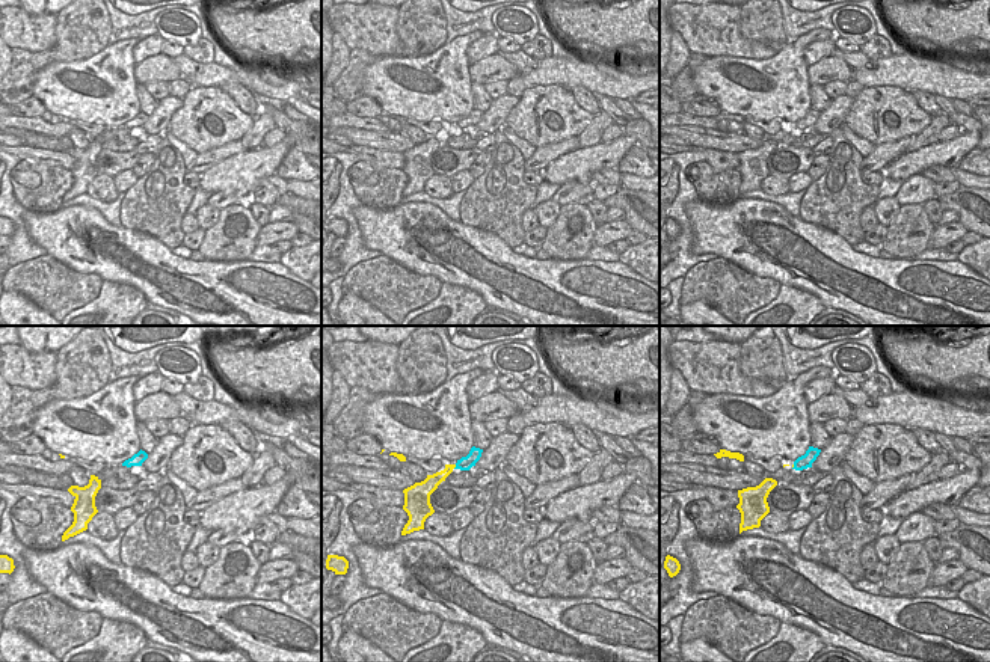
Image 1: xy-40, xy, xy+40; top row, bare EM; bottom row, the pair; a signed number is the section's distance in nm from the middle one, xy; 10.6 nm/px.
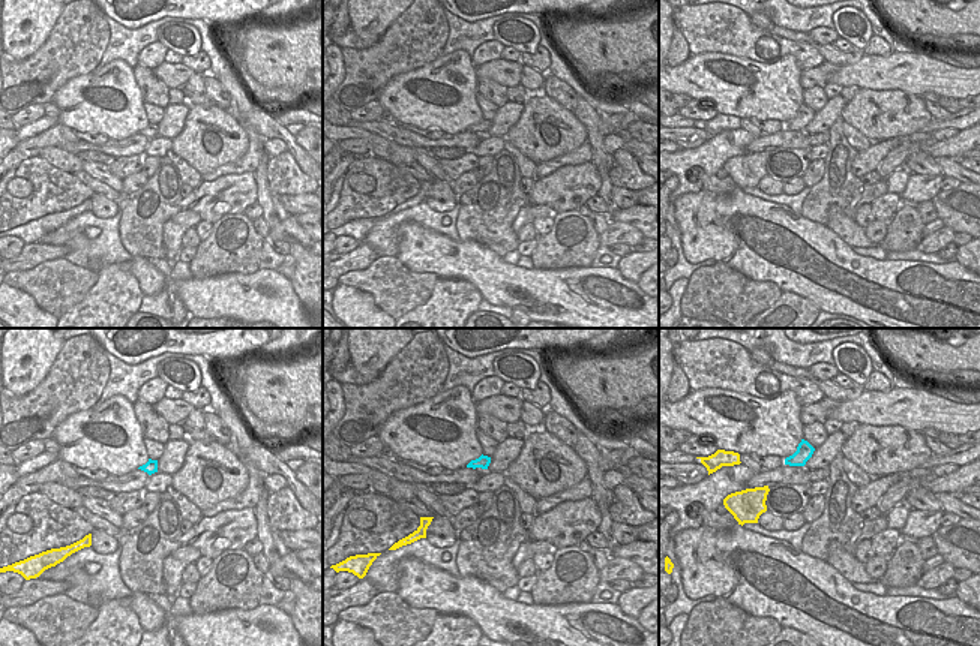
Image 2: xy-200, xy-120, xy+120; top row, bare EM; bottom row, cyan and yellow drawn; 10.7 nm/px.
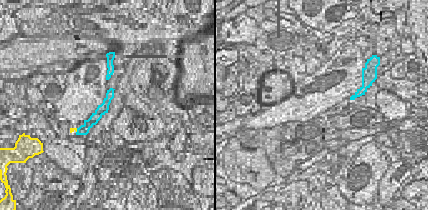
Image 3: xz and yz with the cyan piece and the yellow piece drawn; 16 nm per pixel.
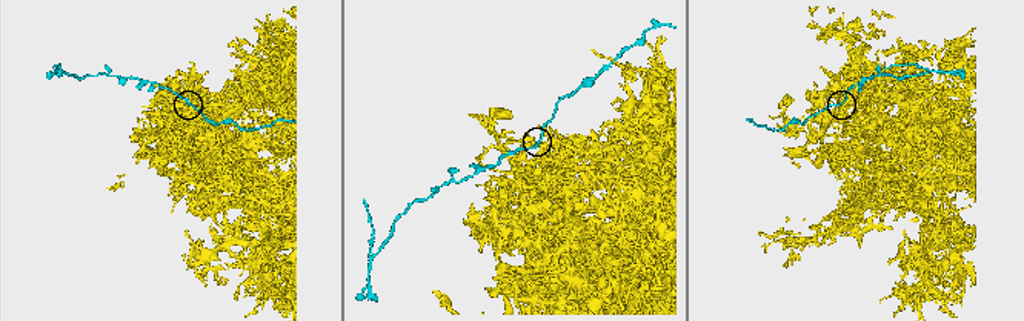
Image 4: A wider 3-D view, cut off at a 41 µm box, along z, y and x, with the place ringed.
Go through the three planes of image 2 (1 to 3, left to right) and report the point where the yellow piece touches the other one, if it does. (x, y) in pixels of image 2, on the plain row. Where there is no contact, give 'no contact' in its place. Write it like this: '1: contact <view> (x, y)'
1: no contact
2: no contact
3: no contact

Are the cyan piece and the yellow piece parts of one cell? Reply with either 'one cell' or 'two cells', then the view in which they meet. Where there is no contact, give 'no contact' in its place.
two cells; contact in xy

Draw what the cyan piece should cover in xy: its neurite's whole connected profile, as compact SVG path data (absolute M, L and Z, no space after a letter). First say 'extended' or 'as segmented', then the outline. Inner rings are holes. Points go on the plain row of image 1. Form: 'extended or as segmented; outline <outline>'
as segmented; outline M472 109L466 119L457 122L454 131L469 133L480 122L483 112Z

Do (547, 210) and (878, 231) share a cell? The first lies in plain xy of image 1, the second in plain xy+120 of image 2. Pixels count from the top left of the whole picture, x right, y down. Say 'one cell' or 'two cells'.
two cells

